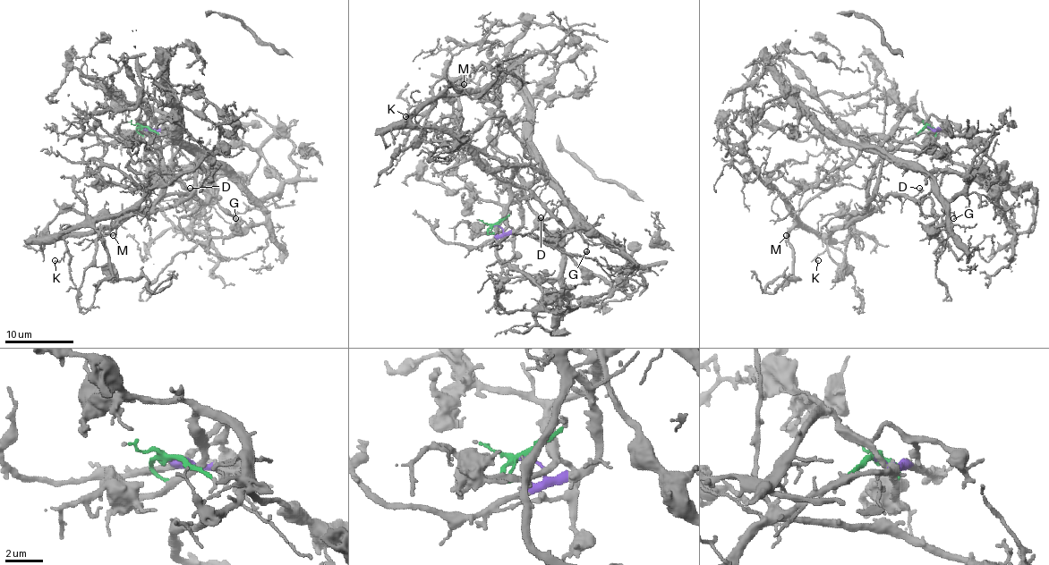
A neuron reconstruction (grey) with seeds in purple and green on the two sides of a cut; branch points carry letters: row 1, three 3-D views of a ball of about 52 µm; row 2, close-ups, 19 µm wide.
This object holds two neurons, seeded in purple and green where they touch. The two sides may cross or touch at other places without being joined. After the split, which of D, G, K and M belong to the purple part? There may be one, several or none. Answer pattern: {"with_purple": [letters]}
{"with_purple": ["D", "G", "K", "M"]}

